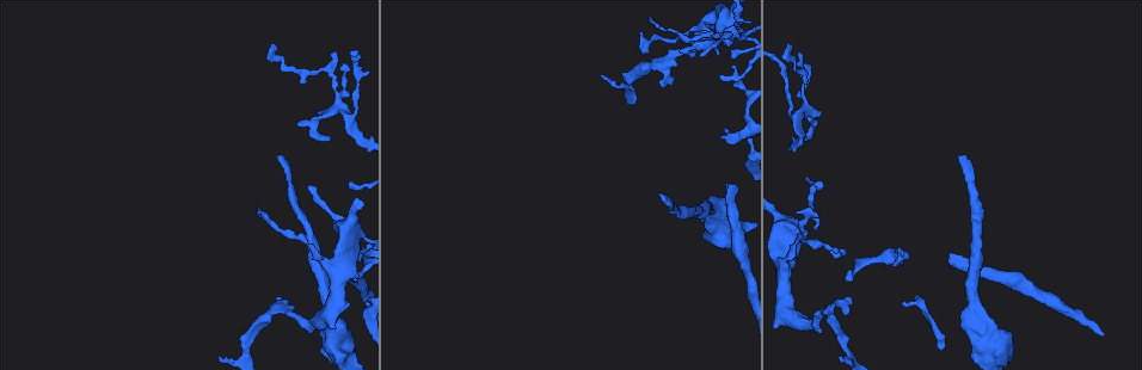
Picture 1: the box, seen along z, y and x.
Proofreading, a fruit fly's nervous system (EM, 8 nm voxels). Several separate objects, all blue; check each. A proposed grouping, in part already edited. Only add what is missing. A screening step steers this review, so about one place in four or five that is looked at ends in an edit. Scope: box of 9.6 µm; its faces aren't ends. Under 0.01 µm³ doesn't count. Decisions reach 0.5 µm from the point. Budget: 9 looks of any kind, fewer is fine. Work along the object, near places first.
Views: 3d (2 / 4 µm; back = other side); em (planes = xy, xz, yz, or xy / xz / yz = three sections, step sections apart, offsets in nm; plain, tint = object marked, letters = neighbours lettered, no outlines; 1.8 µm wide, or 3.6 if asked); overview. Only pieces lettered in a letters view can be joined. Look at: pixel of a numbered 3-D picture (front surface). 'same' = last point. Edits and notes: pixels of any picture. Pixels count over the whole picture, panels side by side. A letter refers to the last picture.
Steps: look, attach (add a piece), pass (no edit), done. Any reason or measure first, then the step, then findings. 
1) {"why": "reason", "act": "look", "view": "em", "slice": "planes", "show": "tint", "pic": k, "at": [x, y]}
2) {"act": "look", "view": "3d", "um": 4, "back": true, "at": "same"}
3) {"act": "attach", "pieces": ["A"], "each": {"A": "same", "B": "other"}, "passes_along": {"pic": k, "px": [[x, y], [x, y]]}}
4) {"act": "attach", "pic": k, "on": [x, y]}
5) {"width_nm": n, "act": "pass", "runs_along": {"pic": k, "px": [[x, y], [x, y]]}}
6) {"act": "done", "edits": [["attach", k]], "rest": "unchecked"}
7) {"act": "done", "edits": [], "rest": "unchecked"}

{"why": "free end", "act": "look", "view": "em", "slice": "xy", "step": 16, "show": "letters", "pic": 1, "at": [733, 84]}

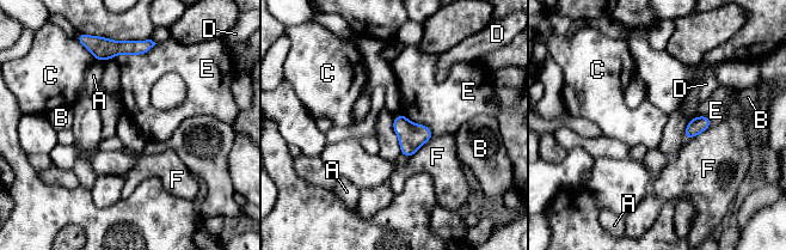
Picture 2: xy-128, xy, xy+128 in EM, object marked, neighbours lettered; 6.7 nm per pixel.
{"width_nm": 180, "act": "pass", "each": {"A": "other", "B": "other", "C": "other", "D": "other", "E": "other", "F": "other"}, "border": {"pic": 2, "px": [[91, 53], [94, 58]]}, "found": "none of them fits"}

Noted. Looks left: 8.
{"why": "tapers out", "act": "look", "view": "em", "slice": "yz", "step": 16, "show": "letters", "pic": 1, "at": [849, 300]}

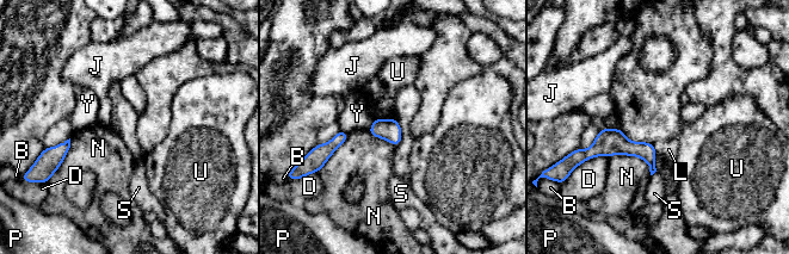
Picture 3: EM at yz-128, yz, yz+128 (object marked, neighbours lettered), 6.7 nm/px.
{"why": "cut it another way", "act": "look", "view": "em", "slice": "xy", "step": 4, "show": "letters", "at": "same"}

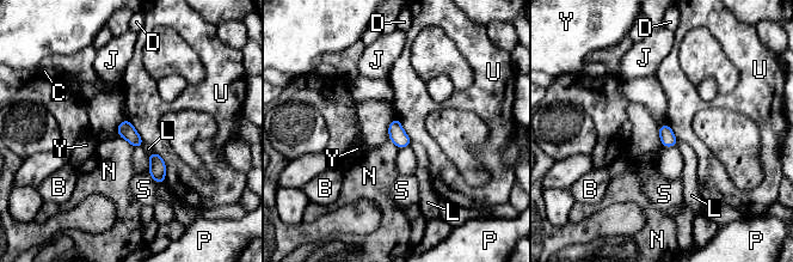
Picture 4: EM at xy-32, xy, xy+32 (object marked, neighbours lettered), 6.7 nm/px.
{"width_nm": 110, "act": "pass", "each": {"B": "other", "C": "other", "D": "other", "J": "other", "L": "other", "N": "other", "P": "other", "S": "other", "U": "other", "Y": "other"}, "border": {"pic": 4, "px": [[155, 151], [165, 164], [164, 184]]}, "found": "no lettered piece goes on from it"}

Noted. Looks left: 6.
{"why": "branch stops here", "act": "look", "view": "em", "slice": "planes", "show": "letters", "pic": 1, "at": [328, 140]}

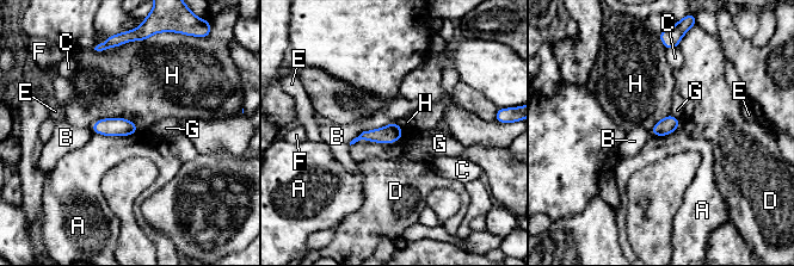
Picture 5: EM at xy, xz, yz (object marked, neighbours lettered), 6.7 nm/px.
{"act": "pass", "each": {"A": "other", "B": "other", "C": "other", "D": "other", "E": "other", "F": "other", "G": "other", "H": "other"}, "found": "none of them fits"}

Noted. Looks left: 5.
{"act": "look", "view": "em", "slice": "planes", "show": "letters", "pic": 1, "at": [661, 195]}

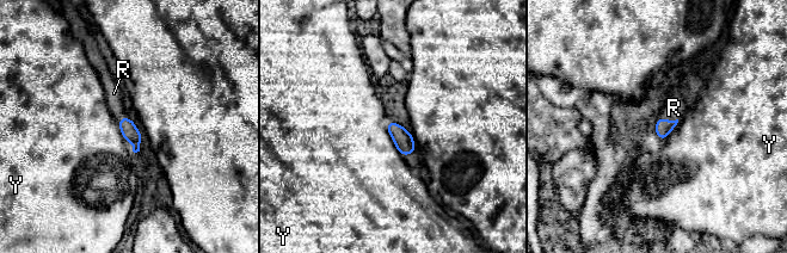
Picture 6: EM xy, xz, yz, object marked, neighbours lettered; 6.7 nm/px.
{"longest_contact_nm": ["Y", 260], "act": "attach", "pieces": ["R"], "each": {"R": "same", "Y": "other"}, "passes_along": {"pic": 6, "px": [[663, 128], [669, 121], [674, 108]]}, "found": "the neuron continues"}

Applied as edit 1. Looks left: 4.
{"act": "done", "edits": [["attach", 6]], "rest": "unchecked"}

